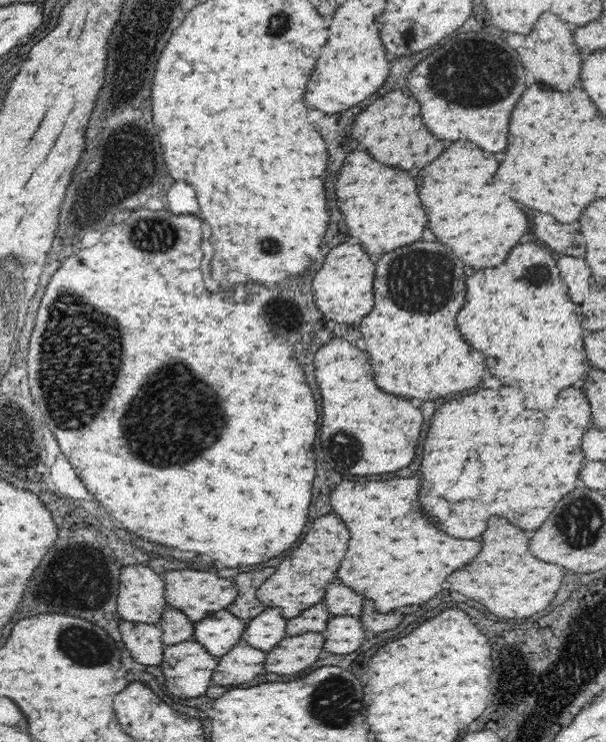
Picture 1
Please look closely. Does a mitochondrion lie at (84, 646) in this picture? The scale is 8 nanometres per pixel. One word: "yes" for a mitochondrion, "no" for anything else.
yes

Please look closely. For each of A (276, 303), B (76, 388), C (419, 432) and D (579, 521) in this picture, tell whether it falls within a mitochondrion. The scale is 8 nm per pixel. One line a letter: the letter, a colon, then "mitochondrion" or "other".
A: mitochondrion
B: mitochondrion
C: other
D: mitochondrion

